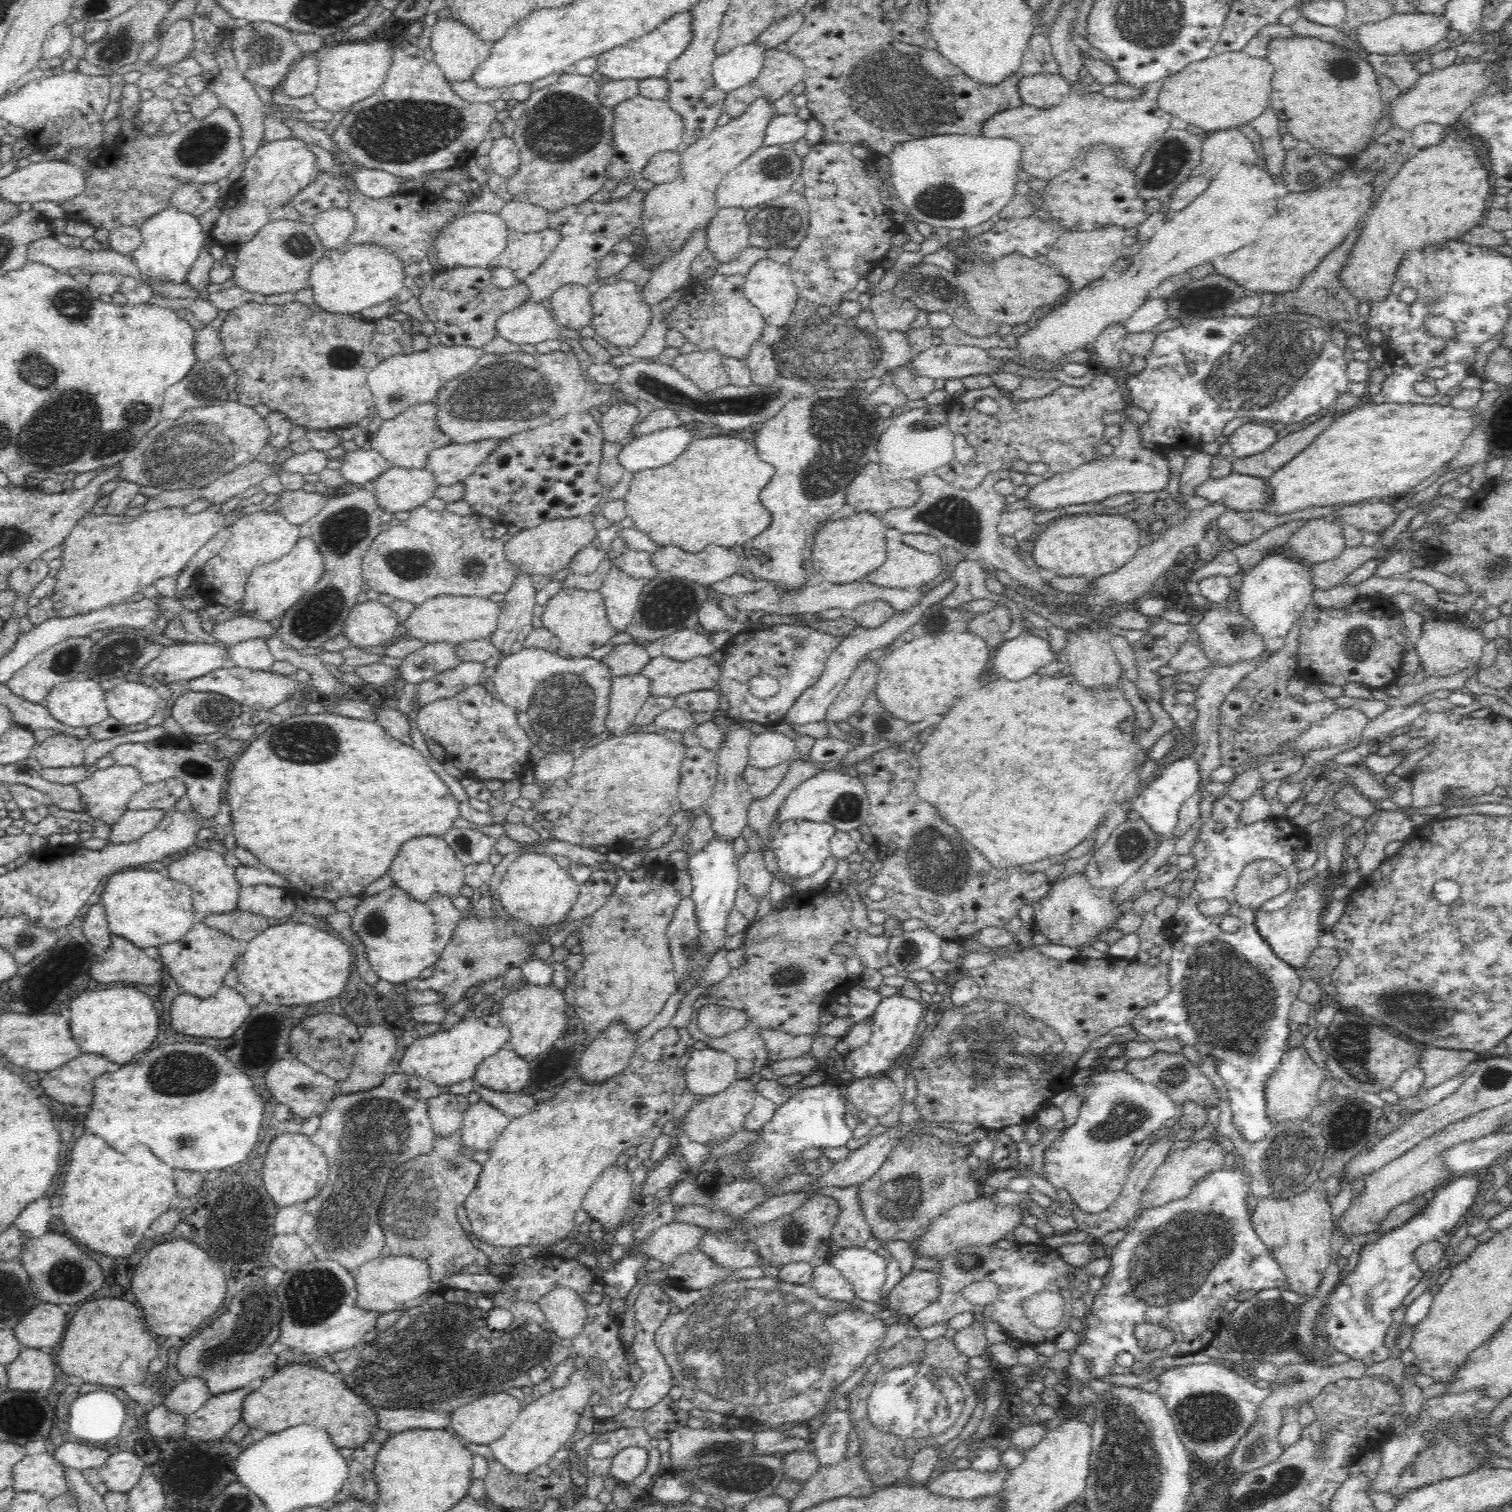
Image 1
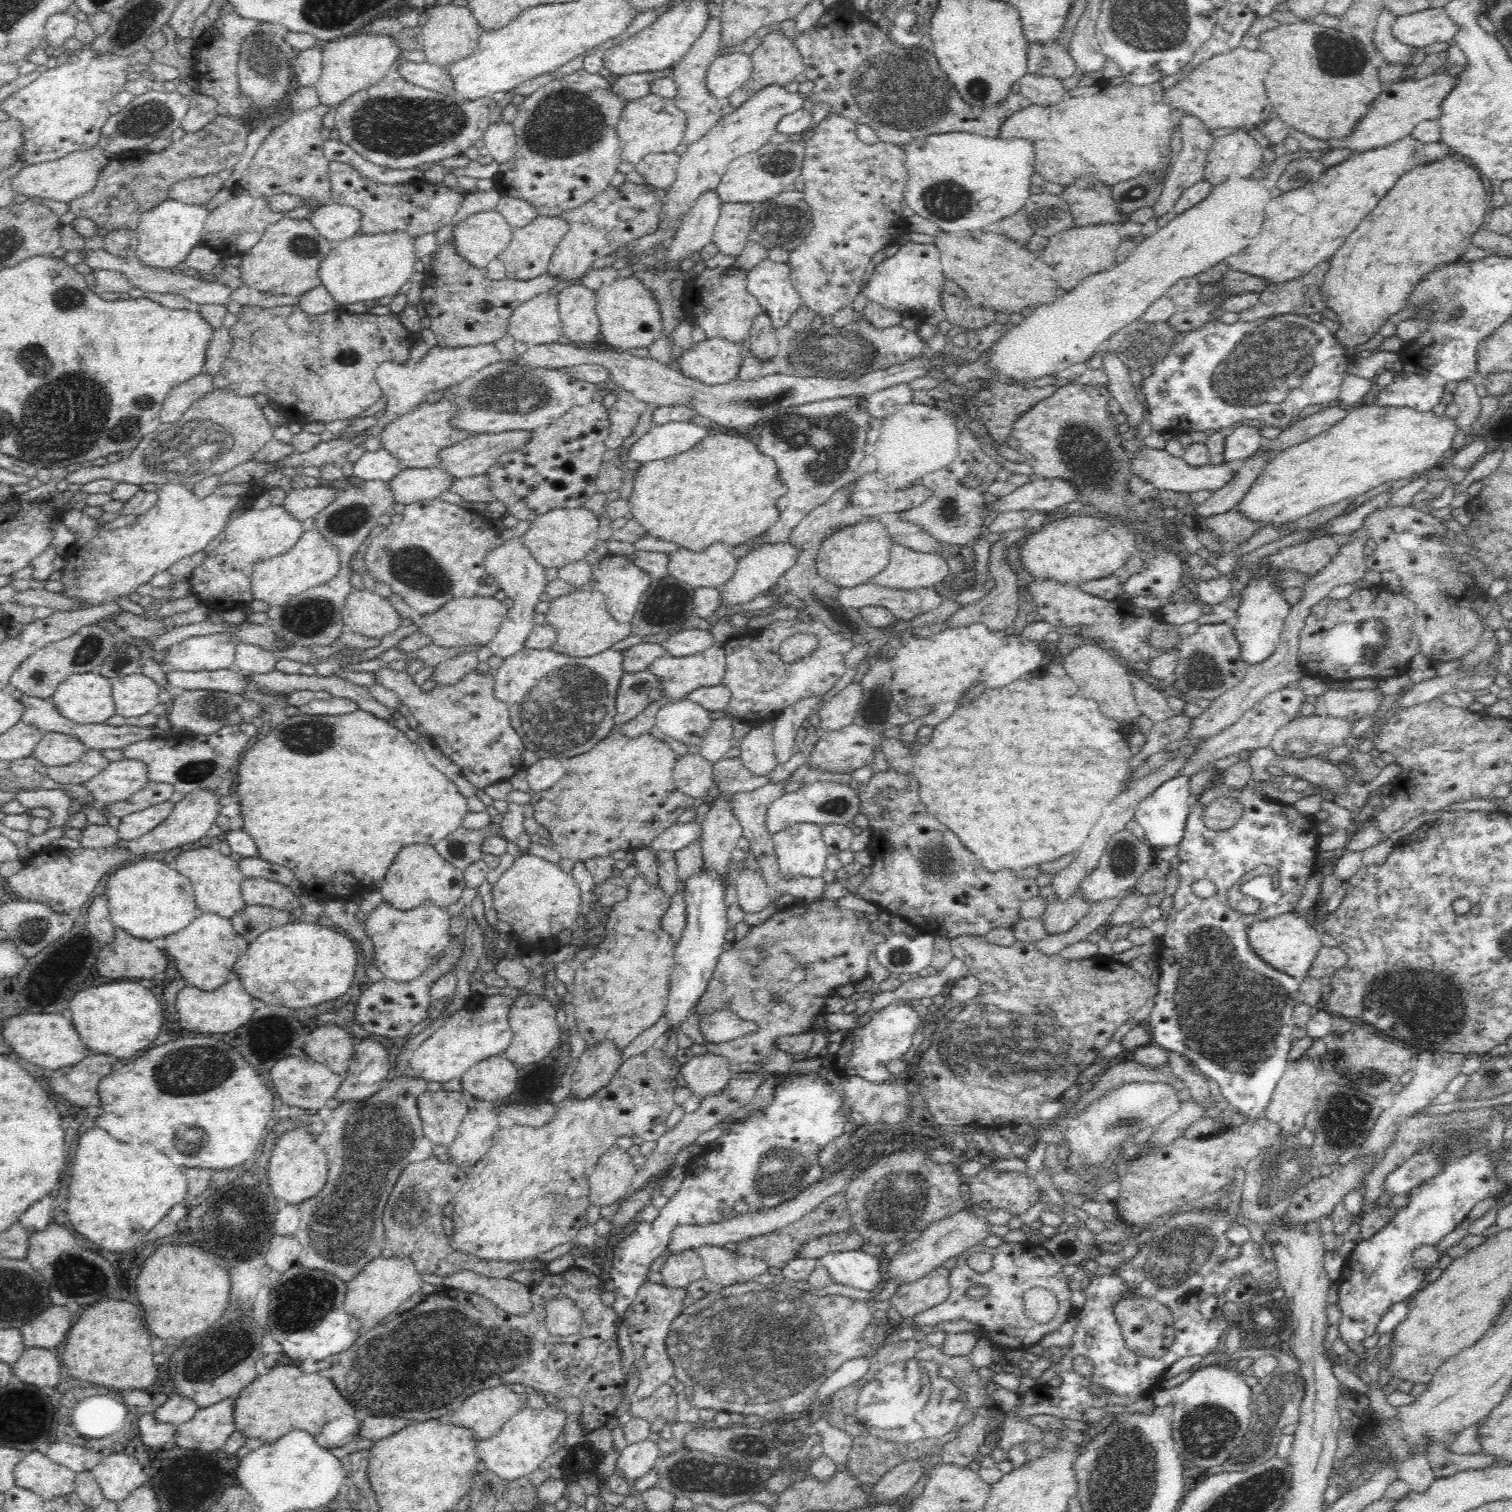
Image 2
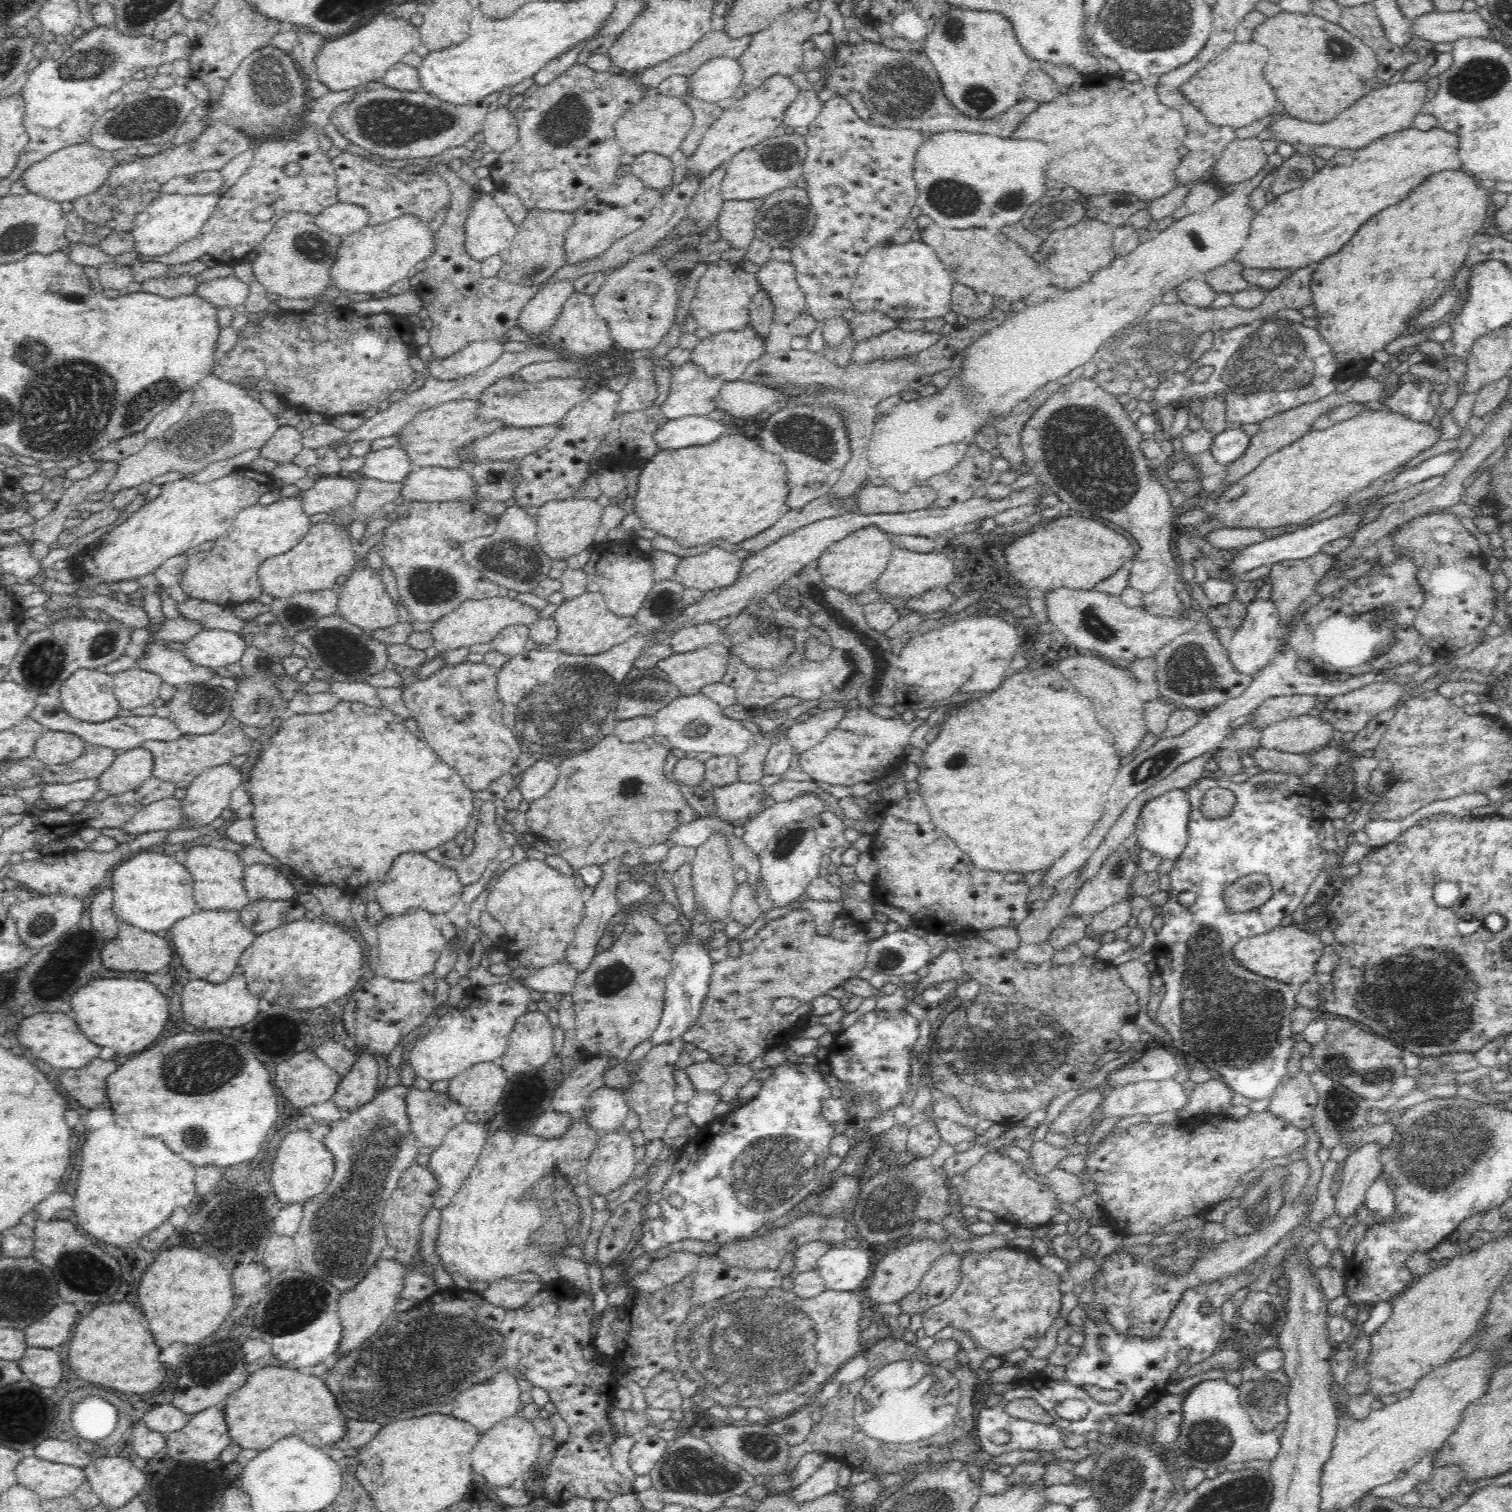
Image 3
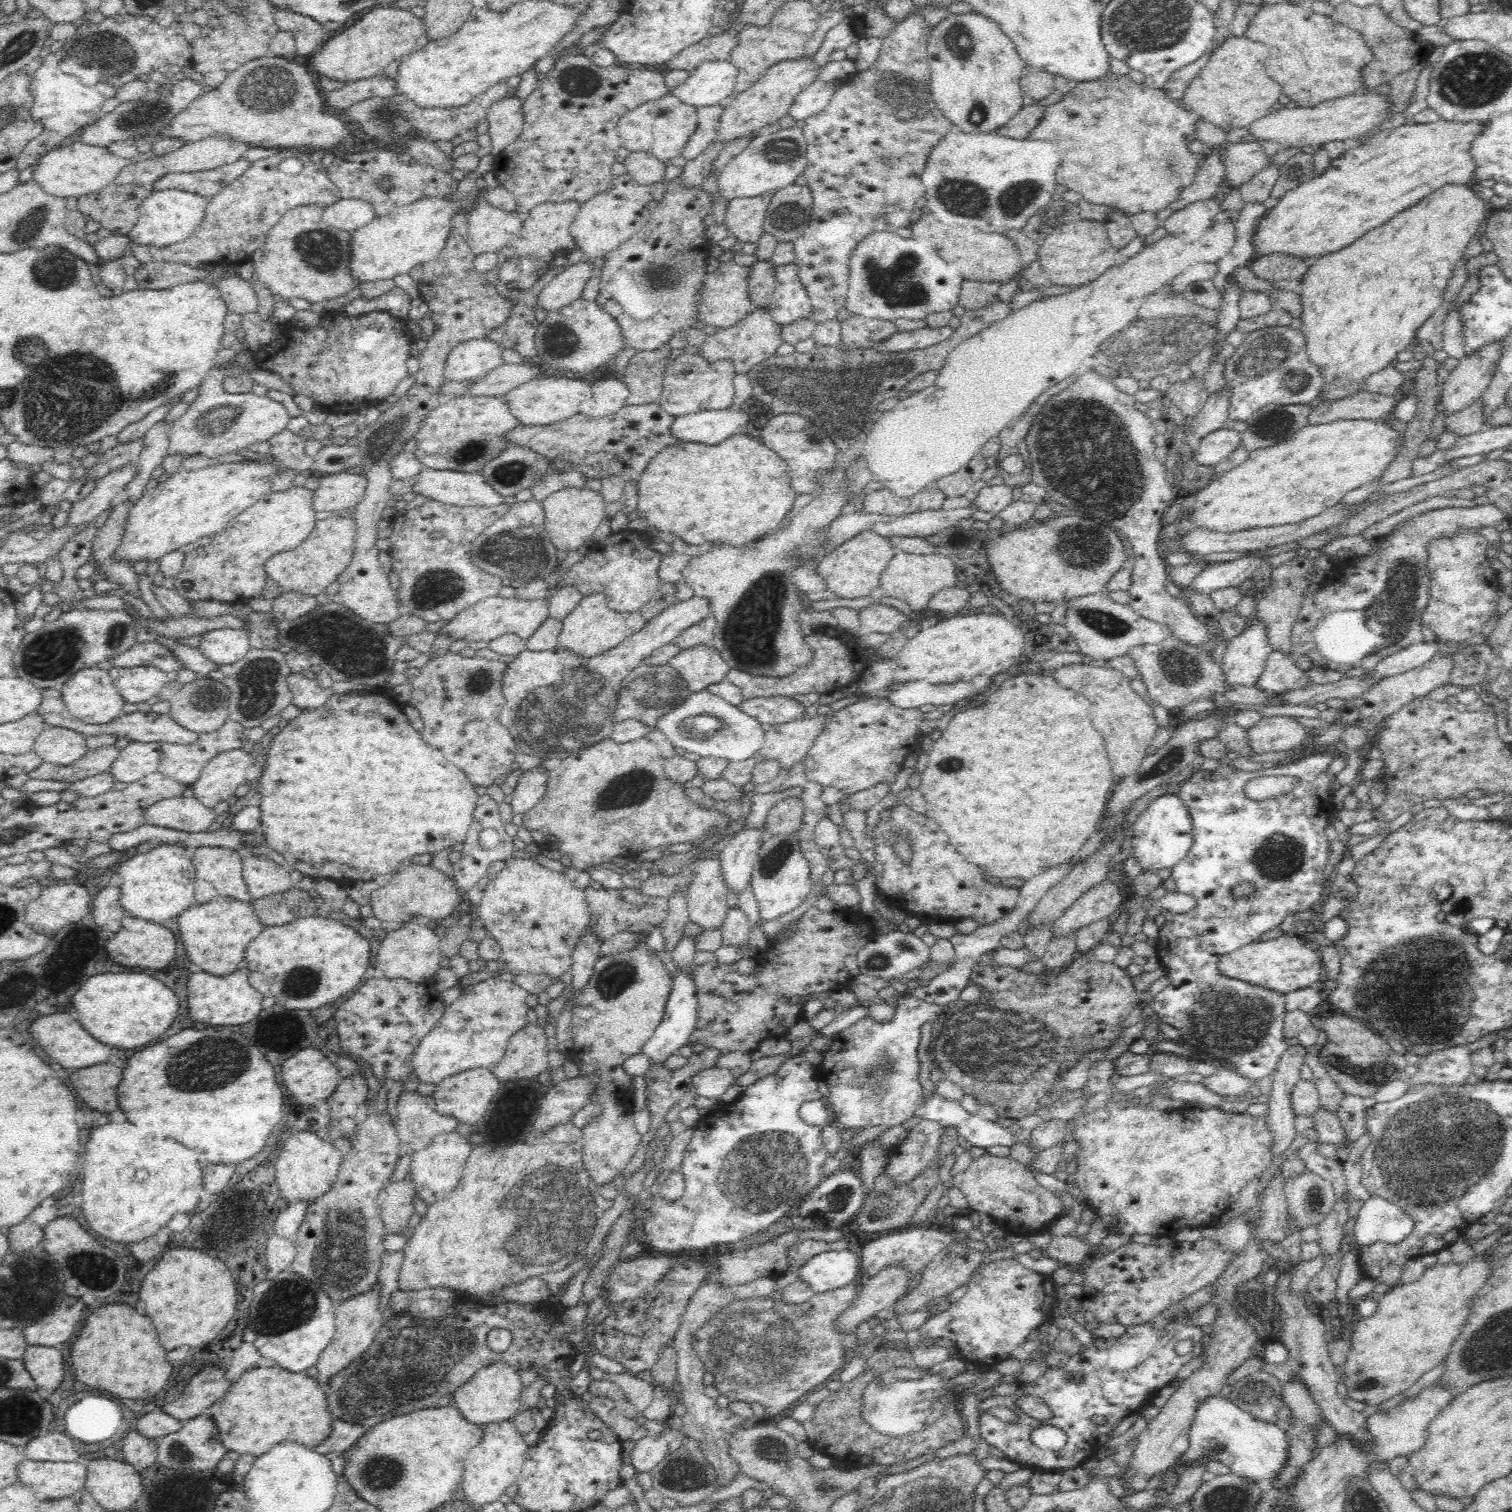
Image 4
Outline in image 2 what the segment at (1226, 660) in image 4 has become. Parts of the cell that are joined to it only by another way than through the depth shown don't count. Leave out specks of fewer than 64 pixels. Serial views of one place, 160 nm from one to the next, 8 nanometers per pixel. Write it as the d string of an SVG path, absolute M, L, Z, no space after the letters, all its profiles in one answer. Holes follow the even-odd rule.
M1262 570L1260 574L1248 582L1240 594L1241 602L1237 608L1238 618L1234 633L1238 645L1240 645L1240 651L1242 651L1242 659L1248 665L1259 664L1272 656L1282 634L1284 619L1291 609L1291 605L1280 594L1280 591L1285 588L1272 585L1271 580L1277 572L1275 570Z

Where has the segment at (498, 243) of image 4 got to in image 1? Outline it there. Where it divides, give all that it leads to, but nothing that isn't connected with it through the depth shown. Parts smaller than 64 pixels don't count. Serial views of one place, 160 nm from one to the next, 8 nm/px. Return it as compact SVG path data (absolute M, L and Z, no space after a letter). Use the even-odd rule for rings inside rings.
M474 212L450 220L434 242L433 249L437 256L435 272L444 272L453 266L491 267L492 260L506 249L510 230L499 214Z

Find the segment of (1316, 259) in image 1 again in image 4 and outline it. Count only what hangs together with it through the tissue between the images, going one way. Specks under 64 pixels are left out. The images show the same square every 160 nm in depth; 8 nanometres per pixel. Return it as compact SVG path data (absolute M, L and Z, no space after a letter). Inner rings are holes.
M1440 118L1437 121L1429 123L1416 123L1411 121L1411 123L1406 123L1399 127L1389 126L1384 132L1374 134L1374 136L1370 137L1368 142L1364 142L1364 144L1348 144L1344 153L1330 161L1324 173L1312 178L1309 182L1300 184L1300 187L1290 190L1279 200L1274 208L1268 209L1264 216L1257 220L1255 235L1251 242L1256 253L1255 258L1268 256L1268 254L1290 254L1291 256L1302 257L1304 259L1310 257L1316 259L1328 254L1328 252L1338 252L1342 248L1347 248L1354 240L1358 240L1360 236L1364 236L1366 232L1370 232L1372 228L1378 228L1378 226L1386 224L1386 222L1392 220L1398 212L1408 210L1408 208L1411 208L1414 204L1418 204L1418 202L1424 200L1426 196L1430 196L1430 194L1432 194L1434 190L1438 190L1438 188L1443 188L1447 185L1475 185L1474 172L1476 172L1476 161L1474 161L1474 157L1470 155L1470 146L1472 146L1474 138L1482 134L1482 130L1484 130L1484 124L1480 124L1478 120L1460 122Z

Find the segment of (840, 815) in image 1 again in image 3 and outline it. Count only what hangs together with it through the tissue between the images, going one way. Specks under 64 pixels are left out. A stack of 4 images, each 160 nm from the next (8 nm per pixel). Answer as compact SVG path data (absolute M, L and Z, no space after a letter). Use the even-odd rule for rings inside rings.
M814 793L775 803L744 824L745 832L741 839L754 854L759 854L766 848L768 841L776 836L779 828L811 820L827 811L828 807L825 800L820 800Z

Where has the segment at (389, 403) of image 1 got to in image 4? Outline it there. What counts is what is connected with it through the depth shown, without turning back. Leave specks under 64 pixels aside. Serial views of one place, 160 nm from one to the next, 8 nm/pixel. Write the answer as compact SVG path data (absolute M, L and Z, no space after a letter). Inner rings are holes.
M490 339L459 342L447 356L444 377L447 381L475 380L502 366L503 348Z

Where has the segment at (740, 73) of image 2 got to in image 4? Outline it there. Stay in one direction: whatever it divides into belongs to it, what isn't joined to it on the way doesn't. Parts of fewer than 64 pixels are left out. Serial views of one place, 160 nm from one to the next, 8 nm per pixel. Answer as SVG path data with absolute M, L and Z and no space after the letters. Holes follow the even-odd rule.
M706 60L670 94L693 107L718 105L720 100L734 96L737 74L738 69L728 60Z

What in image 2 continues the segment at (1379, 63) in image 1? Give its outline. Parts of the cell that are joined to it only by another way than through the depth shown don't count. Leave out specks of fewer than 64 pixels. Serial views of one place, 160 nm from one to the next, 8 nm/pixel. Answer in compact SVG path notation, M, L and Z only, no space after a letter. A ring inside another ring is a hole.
M1386 6L1381 10L1377 18L1373 46L1378 50L1378 54L1386 60L1386 63L1406 65L1406 69L1408 69L1414 51L1411 46L1402 44L1392 33L1392 26L1398 17Z

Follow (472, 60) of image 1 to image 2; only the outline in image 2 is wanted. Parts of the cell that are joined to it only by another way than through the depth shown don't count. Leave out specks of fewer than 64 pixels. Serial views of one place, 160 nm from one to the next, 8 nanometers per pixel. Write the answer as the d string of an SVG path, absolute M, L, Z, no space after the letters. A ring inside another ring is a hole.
M449 3L428 8L427 19L422 22L422 34L420 35L427 63L444 67L470 56L477 49L480 32L482 30L476 24L476 18L472 16L468 6Z

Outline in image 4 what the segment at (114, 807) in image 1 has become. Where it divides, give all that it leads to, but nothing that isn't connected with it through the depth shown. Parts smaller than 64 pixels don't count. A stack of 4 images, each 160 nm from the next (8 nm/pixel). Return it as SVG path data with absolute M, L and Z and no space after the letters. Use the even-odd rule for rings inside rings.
M130 742L113 762L110 773L116 782L132 784L158 771L161 760L160 743Z

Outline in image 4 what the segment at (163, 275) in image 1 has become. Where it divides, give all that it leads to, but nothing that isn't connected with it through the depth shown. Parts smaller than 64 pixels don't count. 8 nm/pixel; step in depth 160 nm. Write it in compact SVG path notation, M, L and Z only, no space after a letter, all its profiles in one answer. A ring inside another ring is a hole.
M177 188L154 191L138 209L139 221L128 236L132 244L137 243L153 248L166 248L170 244L177 244L190 238L196 232L196 228L206 216L208 204L210 200L196 193L177 190Z

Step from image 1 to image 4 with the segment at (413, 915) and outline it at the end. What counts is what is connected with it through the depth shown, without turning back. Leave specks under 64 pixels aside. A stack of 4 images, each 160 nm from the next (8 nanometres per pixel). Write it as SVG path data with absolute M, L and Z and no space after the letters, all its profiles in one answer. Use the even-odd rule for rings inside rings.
M412 918L402 924L400 930L390 932L384 937L382 946L379 946L375 961L375 970L381 976L389 979L406 979L413 983L433 980L436 972L441 967L440 962L444 958L441 947L442 942L434 930L425 926L425 921Z

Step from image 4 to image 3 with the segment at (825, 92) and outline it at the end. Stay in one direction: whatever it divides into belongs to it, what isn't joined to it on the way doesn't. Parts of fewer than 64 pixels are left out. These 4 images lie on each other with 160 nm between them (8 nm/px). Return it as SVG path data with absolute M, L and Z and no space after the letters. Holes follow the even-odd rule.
M800 90L794 102L786 109L783 125L798 128L809 124L820 114L824 102L812 90Z

